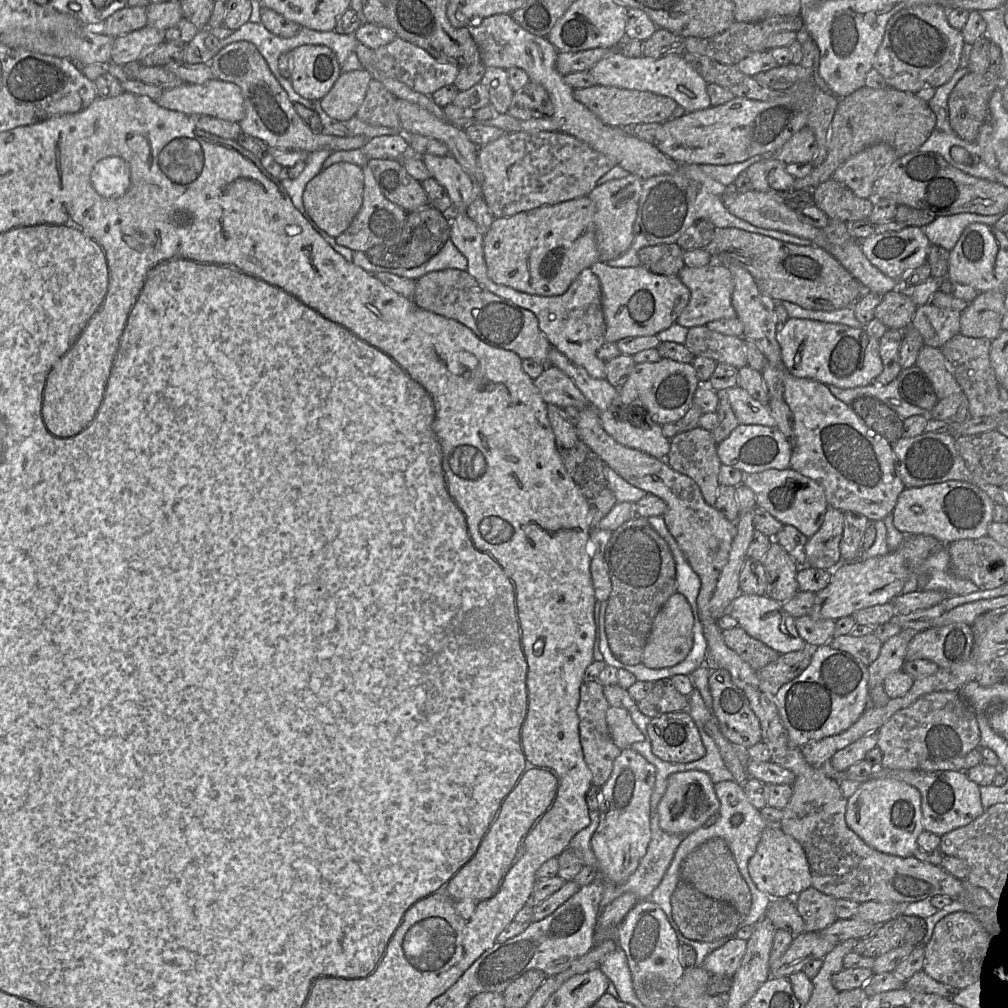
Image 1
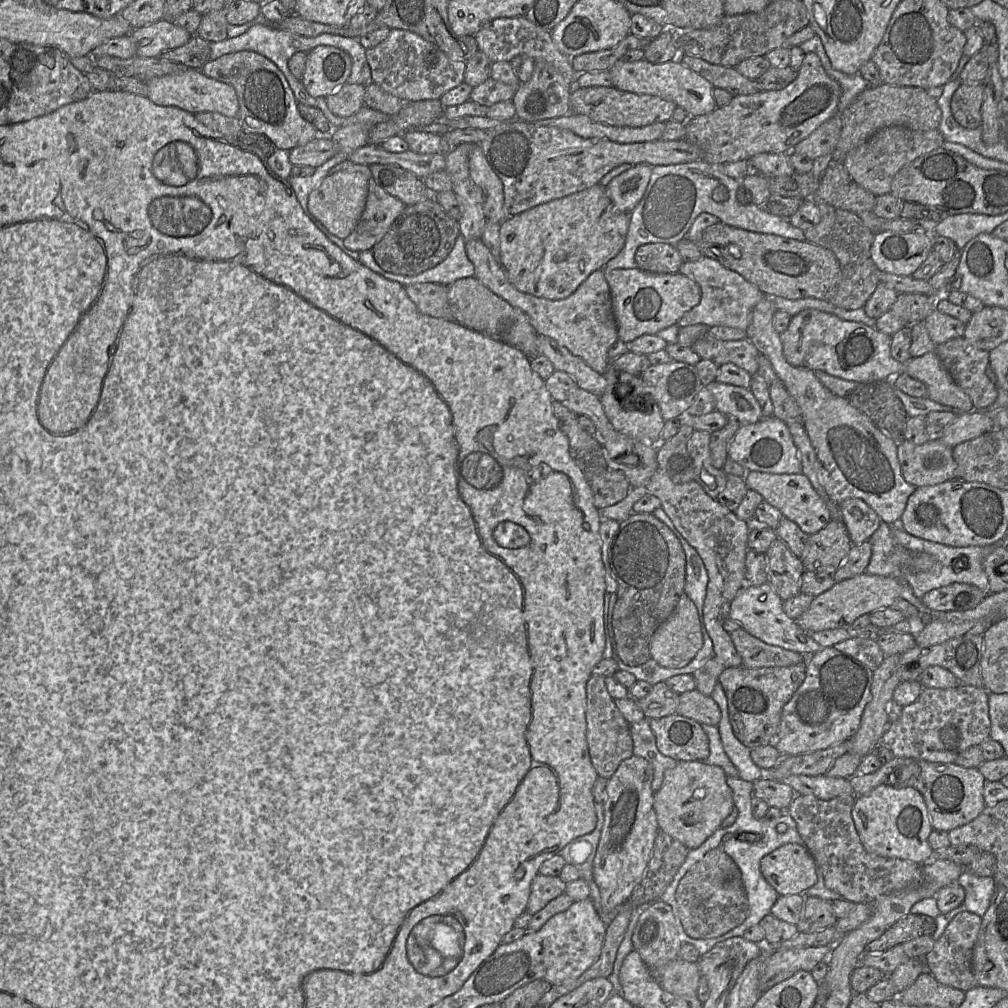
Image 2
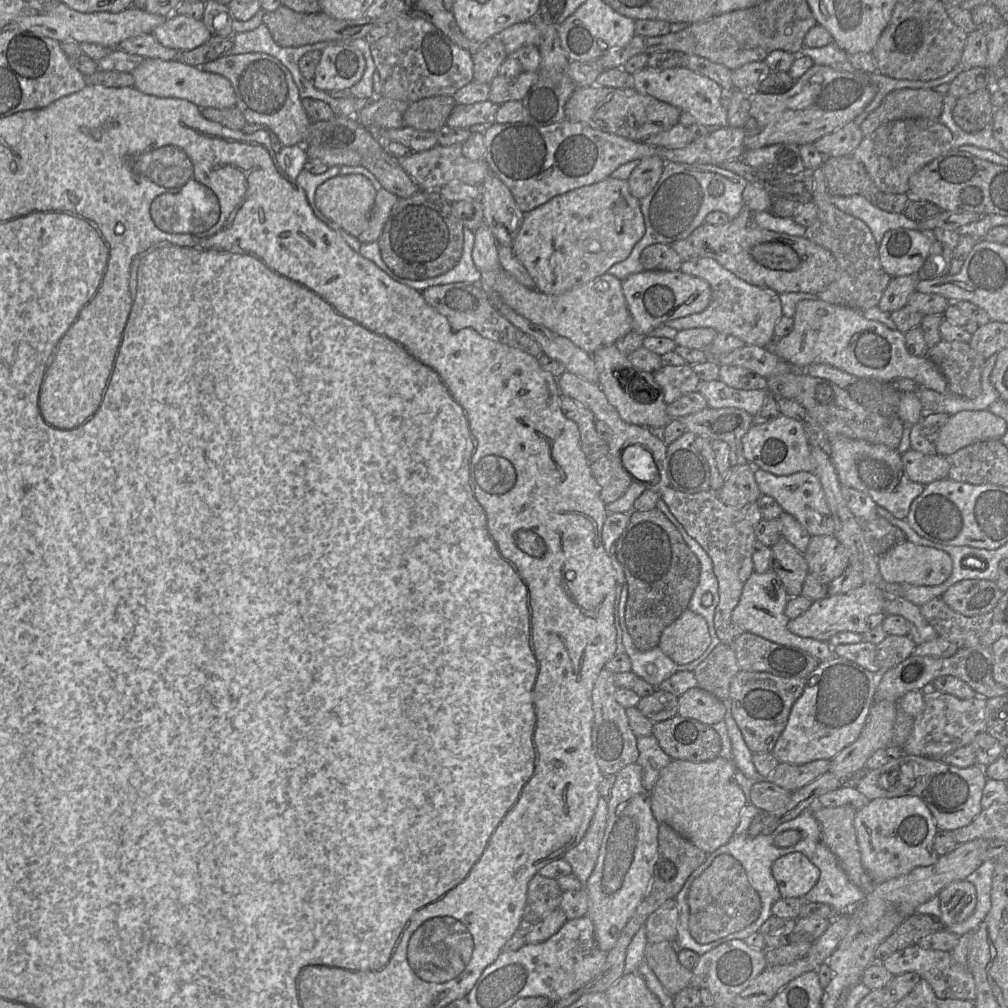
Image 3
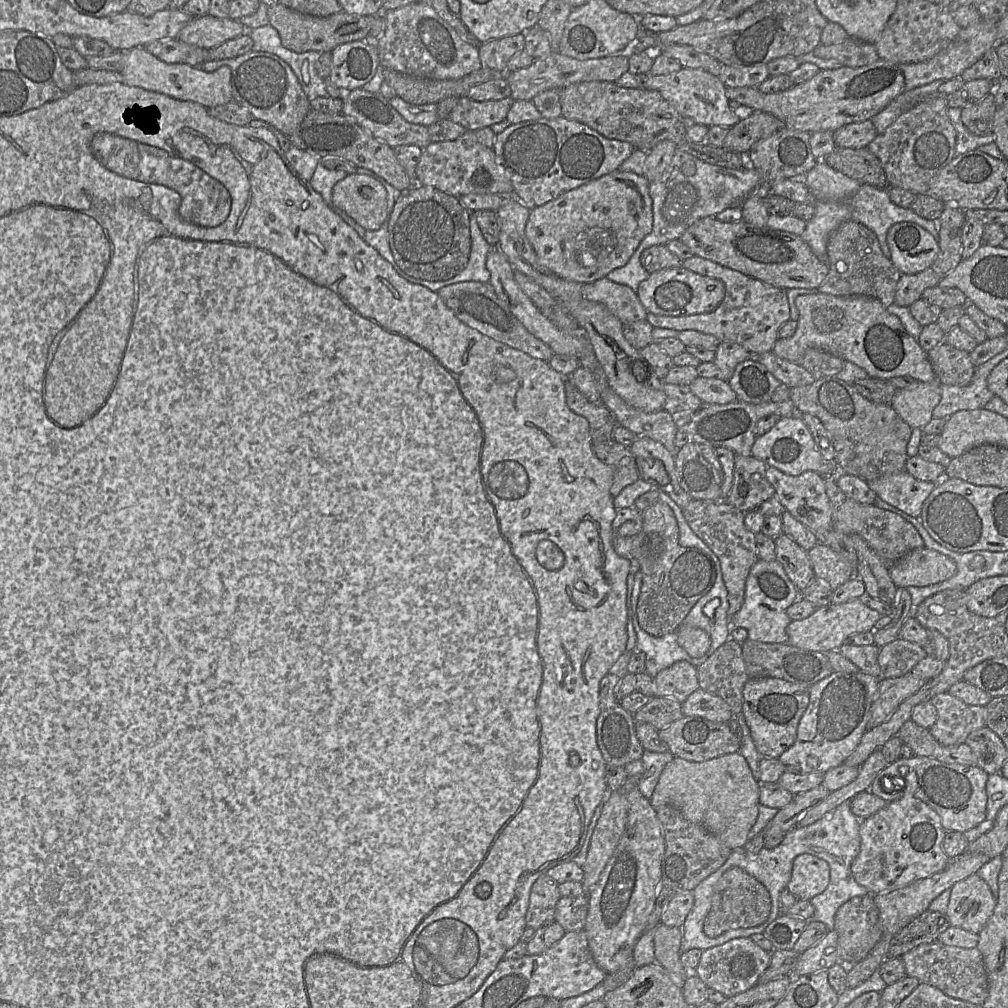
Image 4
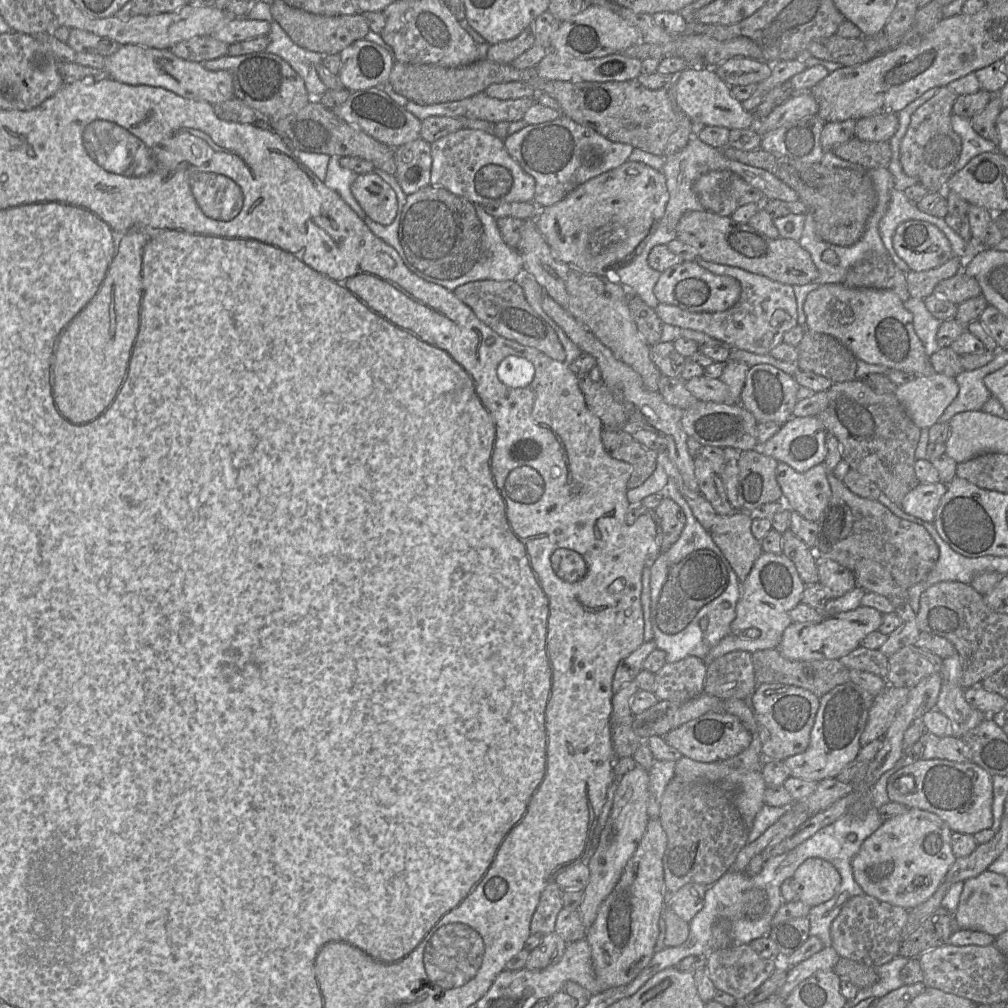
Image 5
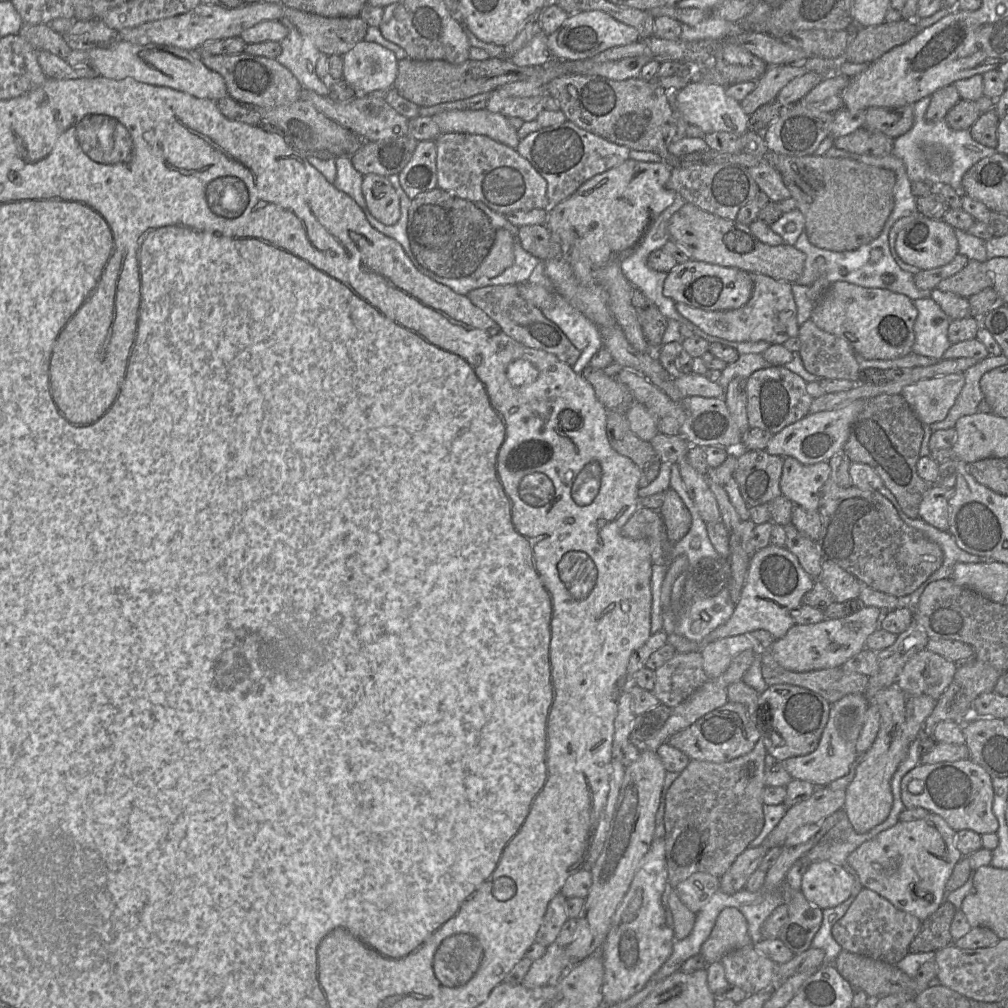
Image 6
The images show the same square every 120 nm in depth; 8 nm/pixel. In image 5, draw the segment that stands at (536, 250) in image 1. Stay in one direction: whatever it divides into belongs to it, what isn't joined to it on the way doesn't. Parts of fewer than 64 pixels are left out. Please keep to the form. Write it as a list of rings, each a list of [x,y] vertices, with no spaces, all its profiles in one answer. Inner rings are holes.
[[[627,160],[579,185],[561,201],[540,208],[535,223],[558,260],[585,273],[613,275],[643,250],[663,217],[668,201],[662,171]]]

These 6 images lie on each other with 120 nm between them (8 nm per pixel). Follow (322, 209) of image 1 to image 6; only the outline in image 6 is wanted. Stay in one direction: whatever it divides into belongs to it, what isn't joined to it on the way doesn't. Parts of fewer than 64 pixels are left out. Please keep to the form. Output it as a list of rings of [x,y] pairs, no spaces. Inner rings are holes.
[[[366,174],[362,192],[371,214],[385,225],[396,224],[400,218],[399,196],[386,176]]]

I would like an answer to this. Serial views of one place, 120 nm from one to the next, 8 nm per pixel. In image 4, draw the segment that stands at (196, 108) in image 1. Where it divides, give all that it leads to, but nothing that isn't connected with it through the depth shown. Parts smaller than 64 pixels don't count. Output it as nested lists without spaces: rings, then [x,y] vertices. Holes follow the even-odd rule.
[[[134,47],[125,52],[125,65],[120,71],[126,85],[166,94],[172,98],[194,101],[205,108],[214,108],[233,101],[231,69],[222,66],[213,72],[204,71],[201,66],[187,63],[166,63],[144,47]]]

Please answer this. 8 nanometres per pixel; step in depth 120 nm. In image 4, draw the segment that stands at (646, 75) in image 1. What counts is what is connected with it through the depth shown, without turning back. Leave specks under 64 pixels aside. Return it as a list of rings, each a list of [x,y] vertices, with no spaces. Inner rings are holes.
[[[682,68],[666,75],[650,75],[646,89],[658,91],[683,118],[691,118],[696,124],[731,128],[741,119],[730,107],[727,88],[717,76],[702,69]]]

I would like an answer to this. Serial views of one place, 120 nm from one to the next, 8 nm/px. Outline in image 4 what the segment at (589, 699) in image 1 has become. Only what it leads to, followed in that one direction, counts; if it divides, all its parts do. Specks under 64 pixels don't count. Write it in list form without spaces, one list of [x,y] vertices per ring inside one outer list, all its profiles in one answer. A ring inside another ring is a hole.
[[[631,651],[623,653],[600,682],[600,712],[596,723],[596,736],[598,747],[607,766],[623,767],[632,761],[640,760],[644,752],[636,735],[636,722],[633,714],[625,710],[625,708],[621,706],[620,701],[616,698],[616,687],[620,679],[628,673],[627,666],[630,656]]]

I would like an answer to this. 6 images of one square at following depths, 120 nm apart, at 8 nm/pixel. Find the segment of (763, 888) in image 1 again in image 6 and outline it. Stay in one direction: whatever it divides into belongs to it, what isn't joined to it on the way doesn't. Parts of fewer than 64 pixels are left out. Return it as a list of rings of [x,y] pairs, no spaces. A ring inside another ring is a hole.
[[[829,861],[811,863],[803,875],[800,891],[820,909],[834,908],[847,900],[854,878],[844,867]]]

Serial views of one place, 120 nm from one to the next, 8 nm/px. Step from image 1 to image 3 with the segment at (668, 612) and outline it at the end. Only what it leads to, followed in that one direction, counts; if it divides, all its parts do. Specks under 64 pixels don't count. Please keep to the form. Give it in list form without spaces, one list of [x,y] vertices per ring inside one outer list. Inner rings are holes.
[[[687,608],[663,630],[658,647],[676,664],[683,665],[698,659],[710,643],[706,620]]]

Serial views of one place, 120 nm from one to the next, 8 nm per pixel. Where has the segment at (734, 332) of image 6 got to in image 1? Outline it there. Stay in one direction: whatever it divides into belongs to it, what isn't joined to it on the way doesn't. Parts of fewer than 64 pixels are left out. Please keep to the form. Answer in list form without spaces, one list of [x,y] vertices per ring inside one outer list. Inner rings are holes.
[[[717,261],[697,268],[684,266],[677,274],[682,283],[690,291],[690,299],[686,307],[678,316],[676,323],[691,328],[694,326],[707,325],[708,322],[720,319],[736,317],[736,311],[732,305],[732,293],[734,280],[726,265]]]

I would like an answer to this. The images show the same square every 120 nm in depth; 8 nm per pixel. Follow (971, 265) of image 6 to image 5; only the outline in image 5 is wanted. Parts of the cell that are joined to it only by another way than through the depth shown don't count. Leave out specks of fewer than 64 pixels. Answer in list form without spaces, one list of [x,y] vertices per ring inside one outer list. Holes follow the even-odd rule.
[[[961,270],[953,277],[939,282],[933,293],[959,305],[965,300],[981,295],[981,288],[975,278]]]

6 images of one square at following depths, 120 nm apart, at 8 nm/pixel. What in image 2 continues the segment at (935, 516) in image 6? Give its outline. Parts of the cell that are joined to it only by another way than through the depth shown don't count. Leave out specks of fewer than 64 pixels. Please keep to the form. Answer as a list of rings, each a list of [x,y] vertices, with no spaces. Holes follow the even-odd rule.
[[[765,295],[751,313],[746,339],[771,362],[779,380],[799,406],[801,422],[822,466],[822,485],[829,500],[839,506],[846,499],[860,498],[883,522],[897,525],[909,496],[916,490],[902,475],[897,457],[898,441],[877,427],[845,397],[833,394],[813,371],[787,362],[780,334],[774,328],[776,311],[773,298]]]

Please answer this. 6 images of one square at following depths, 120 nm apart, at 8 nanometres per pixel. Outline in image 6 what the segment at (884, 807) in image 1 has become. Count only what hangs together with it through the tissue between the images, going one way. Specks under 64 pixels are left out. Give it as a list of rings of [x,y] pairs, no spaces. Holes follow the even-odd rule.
[[[937,814],[914,821],[899,821],[891,828],[865,841],[847,857],[863,888],[870,889],[887,899],[898,910],[907,912],[921,921],[931,916],[946,900],[946,883],[954,866],[963,857],[955,845],[956,832]]]

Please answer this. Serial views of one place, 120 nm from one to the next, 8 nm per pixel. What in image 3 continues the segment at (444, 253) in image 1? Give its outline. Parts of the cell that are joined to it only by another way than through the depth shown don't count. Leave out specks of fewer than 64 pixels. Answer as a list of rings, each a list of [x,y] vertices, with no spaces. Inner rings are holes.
[[[463,227],[464,245],[461,258],[457,265],[447,273],[440,275],[436,278],[425,280],[410,280],[395,275],[397,281],[409,286],[420,293],[428,287],[450,284],[456,282],[469,283],[479,285],[481,280],[481,273],[474,264],[472,258],[472,250],[475,241],[474,232],[467,227]]]

